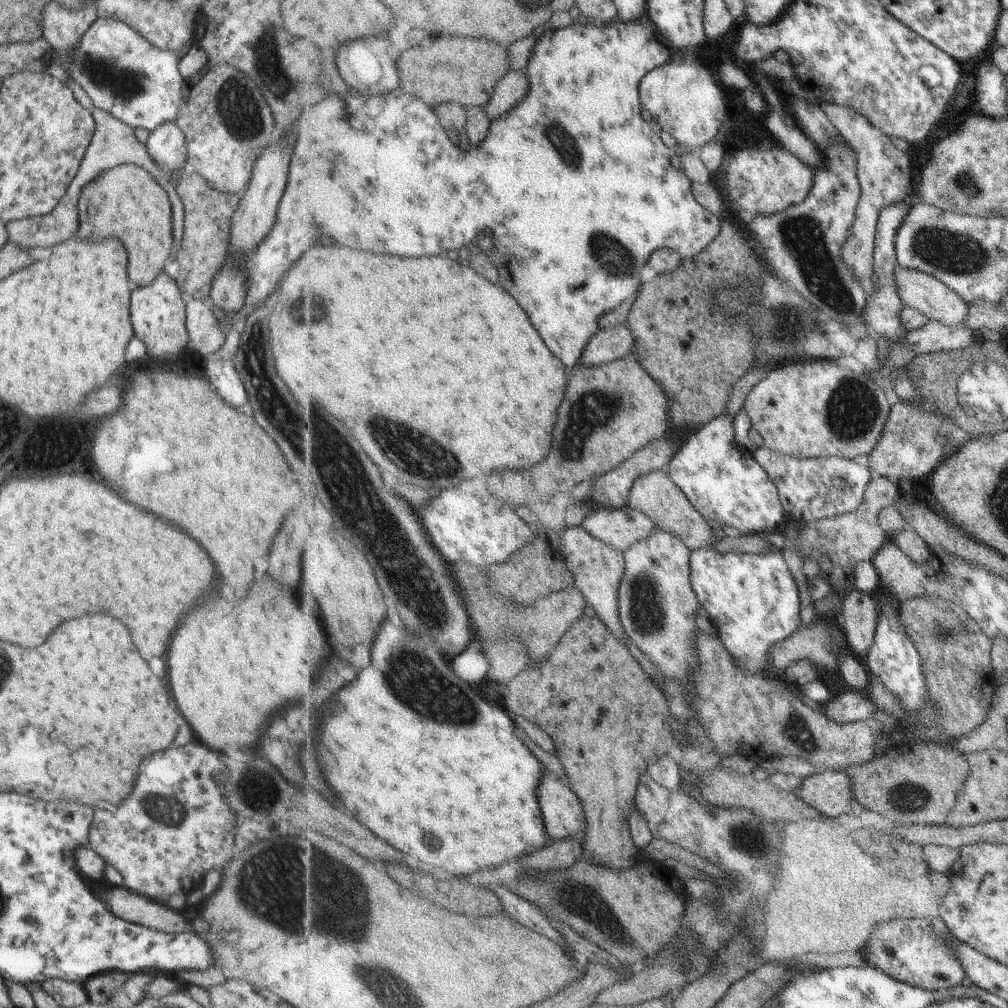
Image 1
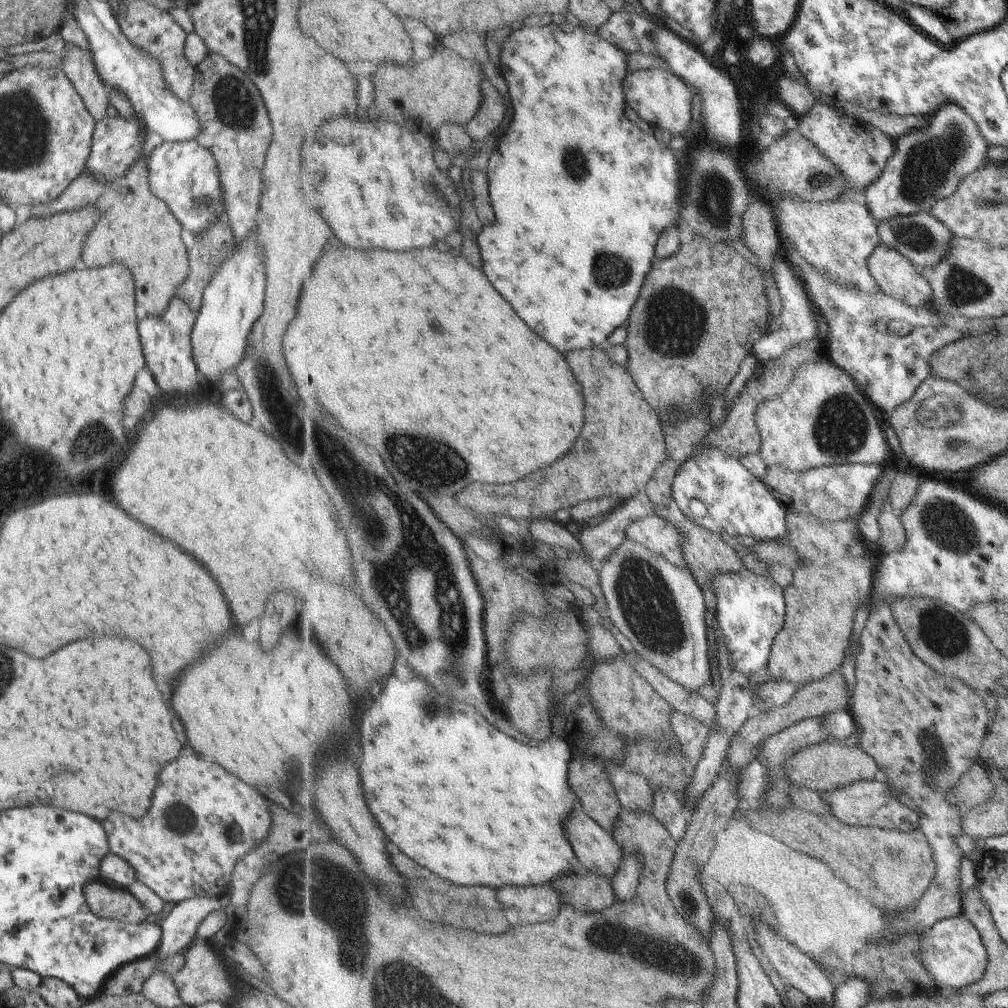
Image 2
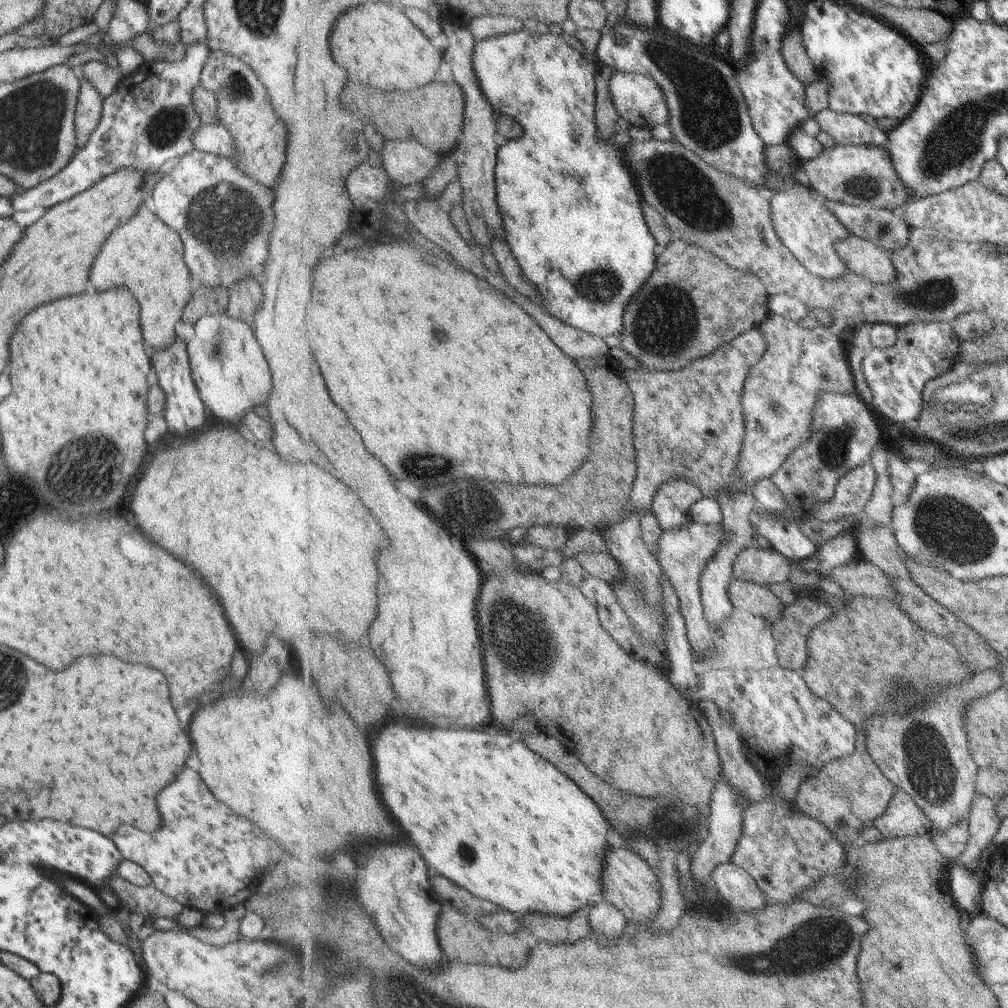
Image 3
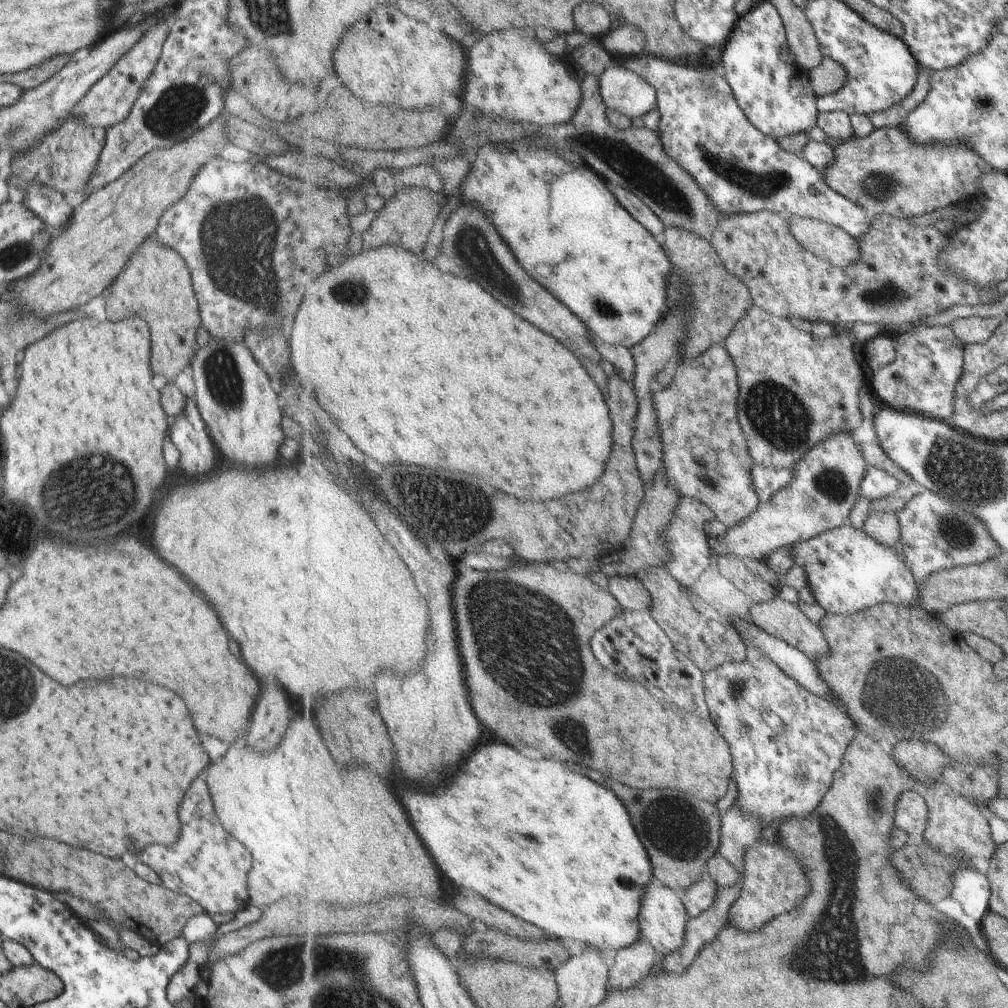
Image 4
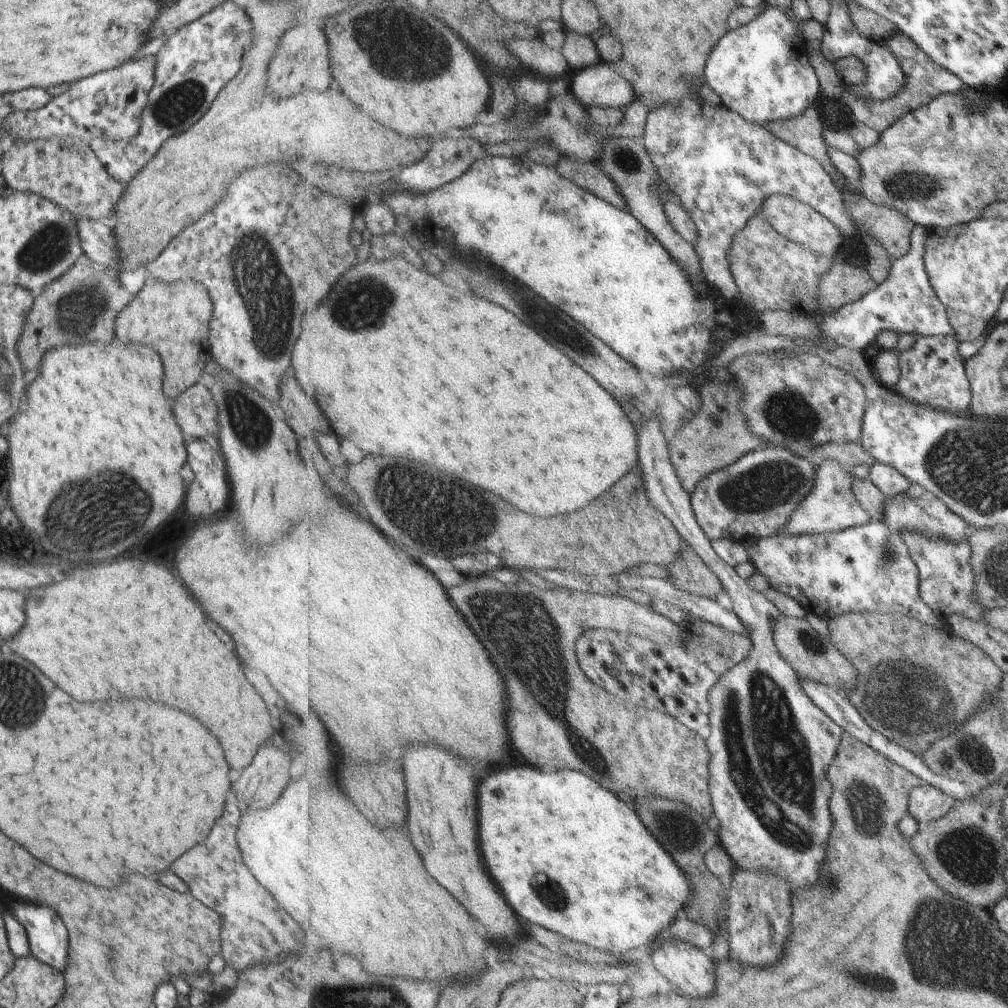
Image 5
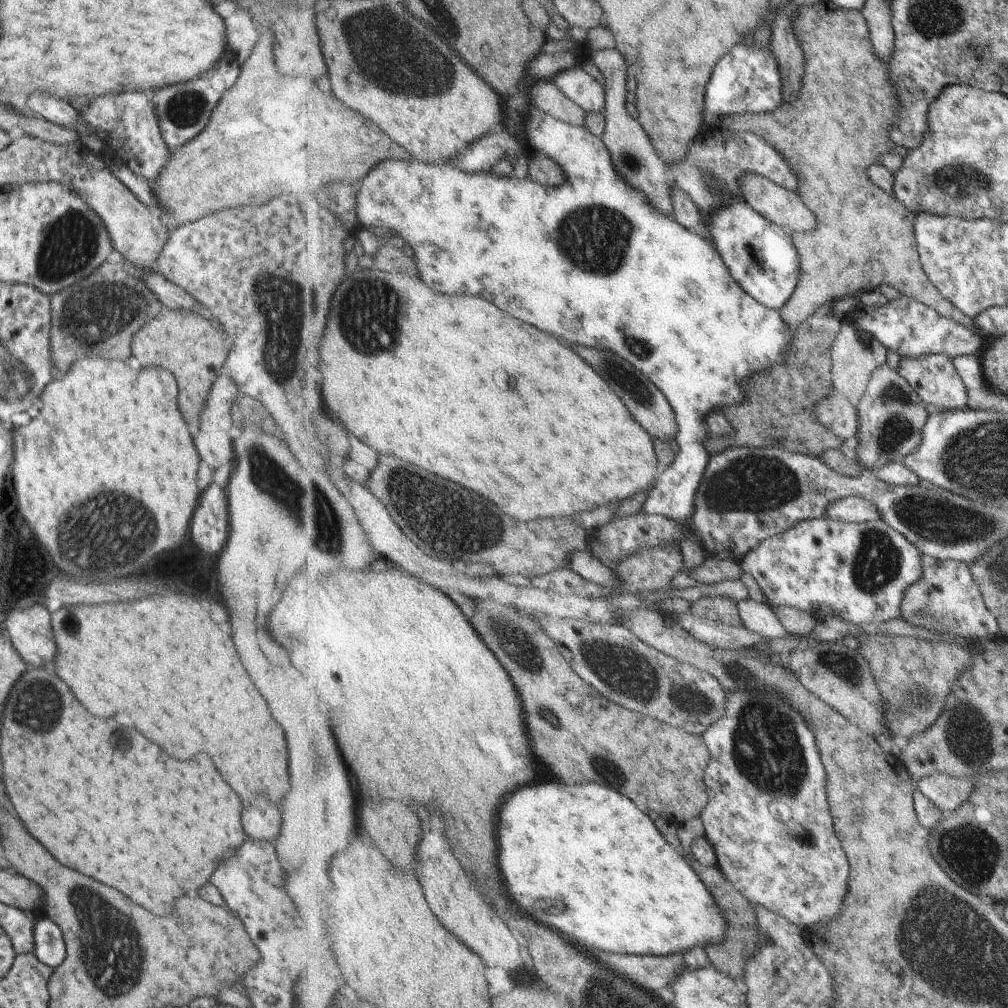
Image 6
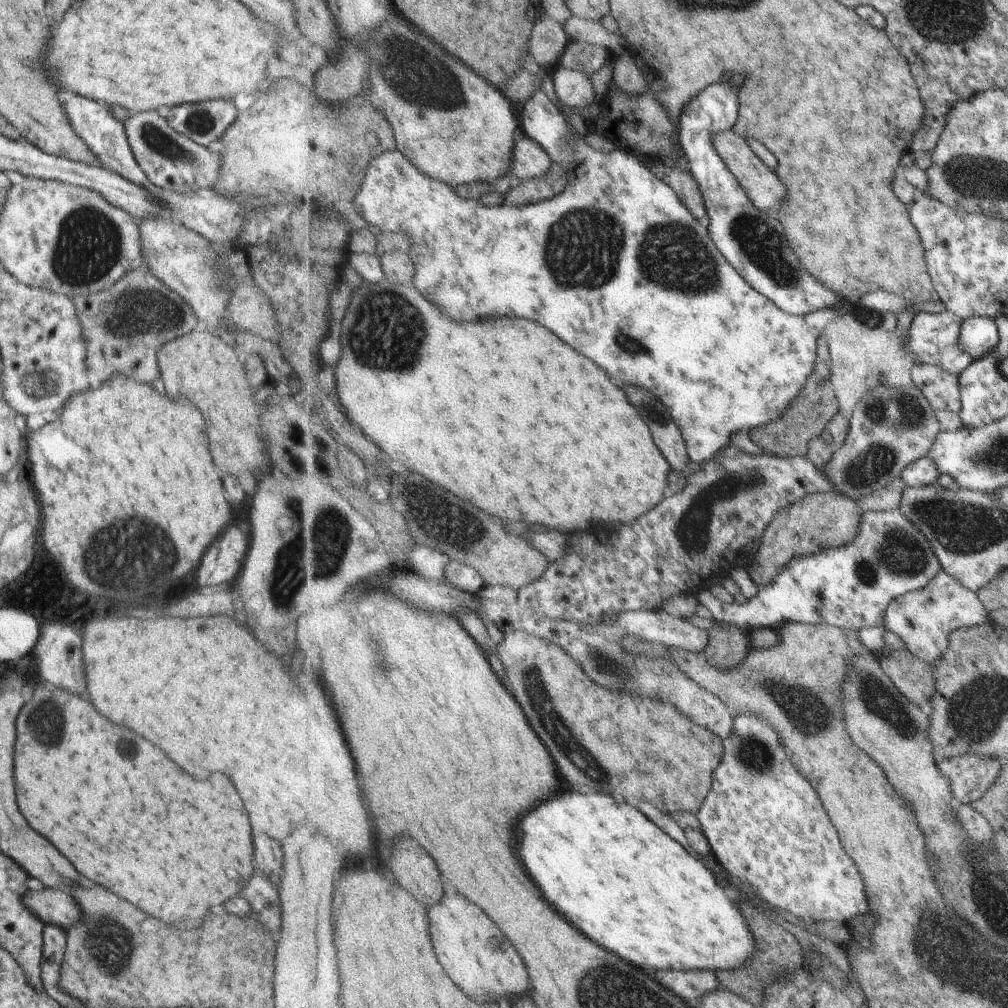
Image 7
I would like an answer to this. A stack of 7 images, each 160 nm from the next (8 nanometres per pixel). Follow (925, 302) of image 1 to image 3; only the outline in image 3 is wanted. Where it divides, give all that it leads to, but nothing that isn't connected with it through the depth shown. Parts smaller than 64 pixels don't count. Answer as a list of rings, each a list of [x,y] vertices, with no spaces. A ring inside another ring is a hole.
[[[856,235],[847,236],[835,244],[836,254],[849,266],[849,269],[873,283],[897,280],[897,268],[893,256],[886,249]]]

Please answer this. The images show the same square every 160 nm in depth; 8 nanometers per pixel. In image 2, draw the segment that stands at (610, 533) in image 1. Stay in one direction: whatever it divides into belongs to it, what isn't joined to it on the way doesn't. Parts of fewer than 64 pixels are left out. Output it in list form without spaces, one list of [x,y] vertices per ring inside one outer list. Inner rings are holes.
[[[657,514],[639,519],[628,528],[627,536],[635,544],[661,555],[672,565],[689,568],[684,558],[684,532],[669,519]]]

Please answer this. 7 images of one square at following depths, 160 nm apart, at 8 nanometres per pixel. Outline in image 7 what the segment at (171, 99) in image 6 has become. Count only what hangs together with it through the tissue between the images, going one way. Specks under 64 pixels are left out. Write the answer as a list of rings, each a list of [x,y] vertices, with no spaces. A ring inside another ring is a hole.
[[[225,100],[181,104],[163,111],[163,115],[169,128],[187,136],[199,146],[207,146],[217,141],[235,120],[235,110],[231,102]]]

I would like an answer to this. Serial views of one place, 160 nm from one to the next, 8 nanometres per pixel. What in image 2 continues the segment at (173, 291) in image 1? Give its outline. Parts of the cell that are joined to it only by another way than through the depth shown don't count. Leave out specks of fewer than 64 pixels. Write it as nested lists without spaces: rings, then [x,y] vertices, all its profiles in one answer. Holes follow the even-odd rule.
[[[173,296],[159,317],[143,315],[141,312],[138,312],[137,316],[144,366],[153,375],[160,394],[163,392],[167,397],[169,394],[184,394],[187,397],[195,394],[200,377],[192,359],[190,345],[190,334],[194,324],[191,311],[183,301]]]

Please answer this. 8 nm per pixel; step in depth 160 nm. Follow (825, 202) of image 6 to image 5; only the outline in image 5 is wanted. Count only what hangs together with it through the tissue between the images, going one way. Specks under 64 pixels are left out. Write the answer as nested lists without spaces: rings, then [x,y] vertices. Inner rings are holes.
[[[843,175],[843,176],[850,183],[851,188],[848,191],[845,191],[842,195],[844,196],[844,203],[845,203],[845,206],[846,206],[846,211],[854,218],[854,223],[855,223],[856,232],[857,232],[857,234],[855,234],[855,236],[851,236],[851,238],[856,237],[856,238],[860,239],[860,234],[863,234],[863,232],[865,232],[865,234],[868,234],[869,236],[871,236],[871,238],[873,238],[873,240],[876,240],[881,246],[883,246],[883,248],[886,250],[886,252],[889,254],[889,256],[891,257],[892,260],[900,259],[901,257],[904,257],[905,255],[908,255],[912,251],[912,236],[913,236],[913,231],[915,230],[915,228],[917,226],[917,222],[915,220],[913,220],[911,217],[908,217],[906,215],[906,213],[901,212],[898,209],[892,209],[892,208],[883,206],[881,204],[877,204],[875,201],[869,200],[861,192],[861,190],[859,190],[858,187],[855,187],[855,186],[853,186],[853,184],[851,184],[851,182],[848,180],[847,176],[845,176],[845,175]]]

